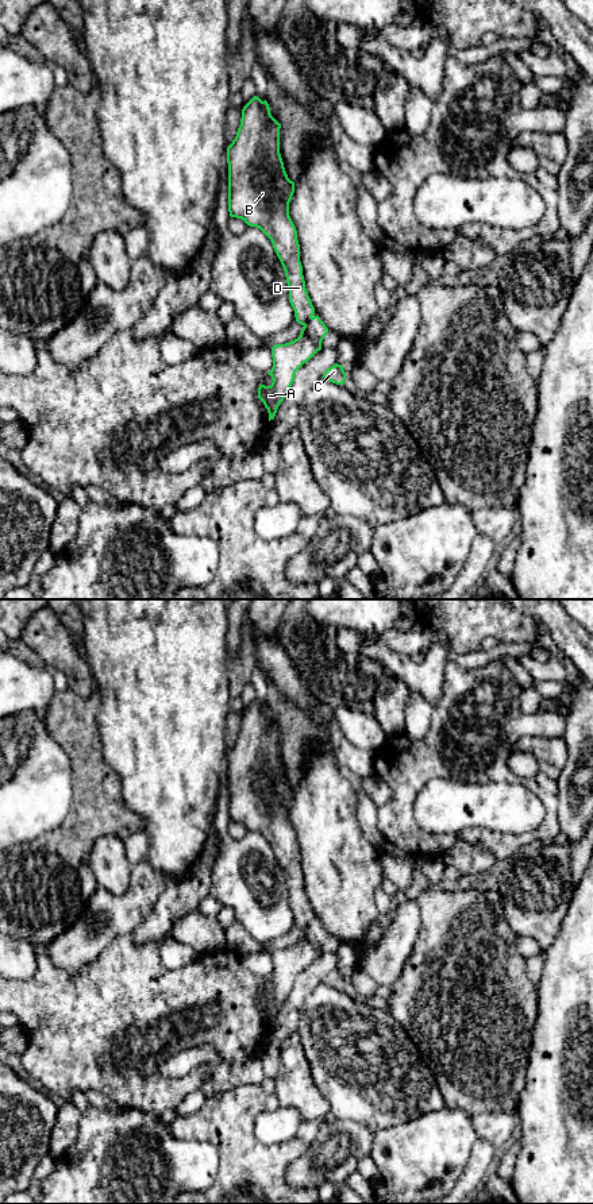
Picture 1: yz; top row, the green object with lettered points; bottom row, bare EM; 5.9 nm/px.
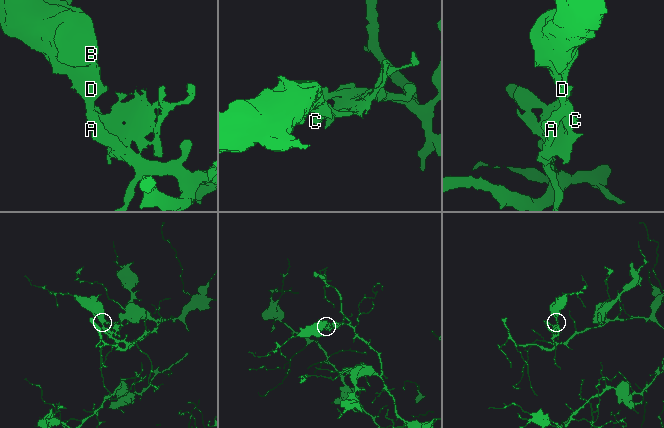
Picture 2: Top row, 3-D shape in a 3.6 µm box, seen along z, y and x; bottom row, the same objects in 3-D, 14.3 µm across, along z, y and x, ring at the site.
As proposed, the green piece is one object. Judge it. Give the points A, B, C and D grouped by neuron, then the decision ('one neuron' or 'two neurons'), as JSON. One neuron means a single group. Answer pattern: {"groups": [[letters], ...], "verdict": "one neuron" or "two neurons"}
{"groups": [["A", "B", "D"], ["C"]], "verdict": "two neurons"}

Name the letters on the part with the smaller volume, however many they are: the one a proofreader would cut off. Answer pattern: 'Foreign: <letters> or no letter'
Foreign: C

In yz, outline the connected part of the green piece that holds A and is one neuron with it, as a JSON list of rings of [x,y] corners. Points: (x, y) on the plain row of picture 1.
[[[254,701],[243,711],[236,741],[227,752],[230,821],[259,833],[270,844],[285,876],[296,926],[303,930],[297,943],[272,952],[273,972],[267,979],[273,987],[258,992],[269,1026],[296,976],[317,957],[307,935],[315,912],[305,894],[297,836],[289,821],[294,787],[288,783],[280,759],[280,733],[267,706]]]

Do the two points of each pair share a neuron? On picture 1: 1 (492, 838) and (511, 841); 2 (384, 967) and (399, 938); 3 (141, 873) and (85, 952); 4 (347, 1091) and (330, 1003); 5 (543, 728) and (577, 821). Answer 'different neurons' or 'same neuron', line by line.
1: same neuron
2: same neuron
3: same neuron
4: same neuron
5: different neurons

